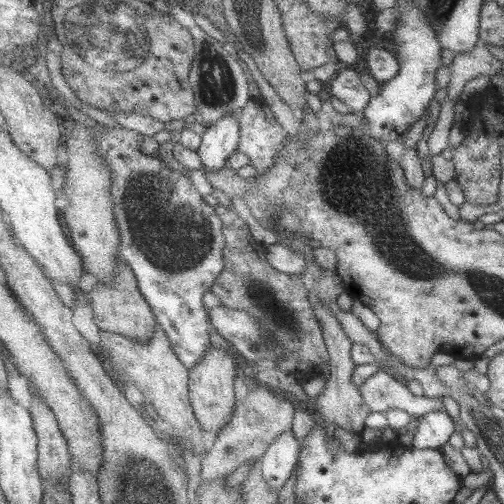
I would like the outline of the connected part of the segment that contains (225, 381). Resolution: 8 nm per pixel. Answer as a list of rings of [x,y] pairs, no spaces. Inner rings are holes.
[[[210,348],[208,354],[196,367],[190,370],[190,396],[197,420],[207,432],[218,436],[234,417],[235,406],[235,359],[222,349]]]

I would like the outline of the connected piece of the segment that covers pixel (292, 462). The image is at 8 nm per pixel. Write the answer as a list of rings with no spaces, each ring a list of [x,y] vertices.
[[[293,430],[281,434],[260,459],[262,476],[273,490],[281,490],[297,470],[300,460],[301,444]]]

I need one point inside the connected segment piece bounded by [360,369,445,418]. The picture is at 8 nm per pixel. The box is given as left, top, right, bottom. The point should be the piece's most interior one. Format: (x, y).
(382, 391)

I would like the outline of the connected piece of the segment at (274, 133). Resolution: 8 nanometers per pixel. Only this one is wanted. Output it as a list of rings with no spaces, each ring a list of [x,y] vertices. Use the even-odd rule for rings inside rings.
[[[254,96],[243,111],[239,116],[242,137],[238,150],[247,154],[250,165],[257,170],[254,178],[260,178],[275,166],[289,135],[258,96]]]

